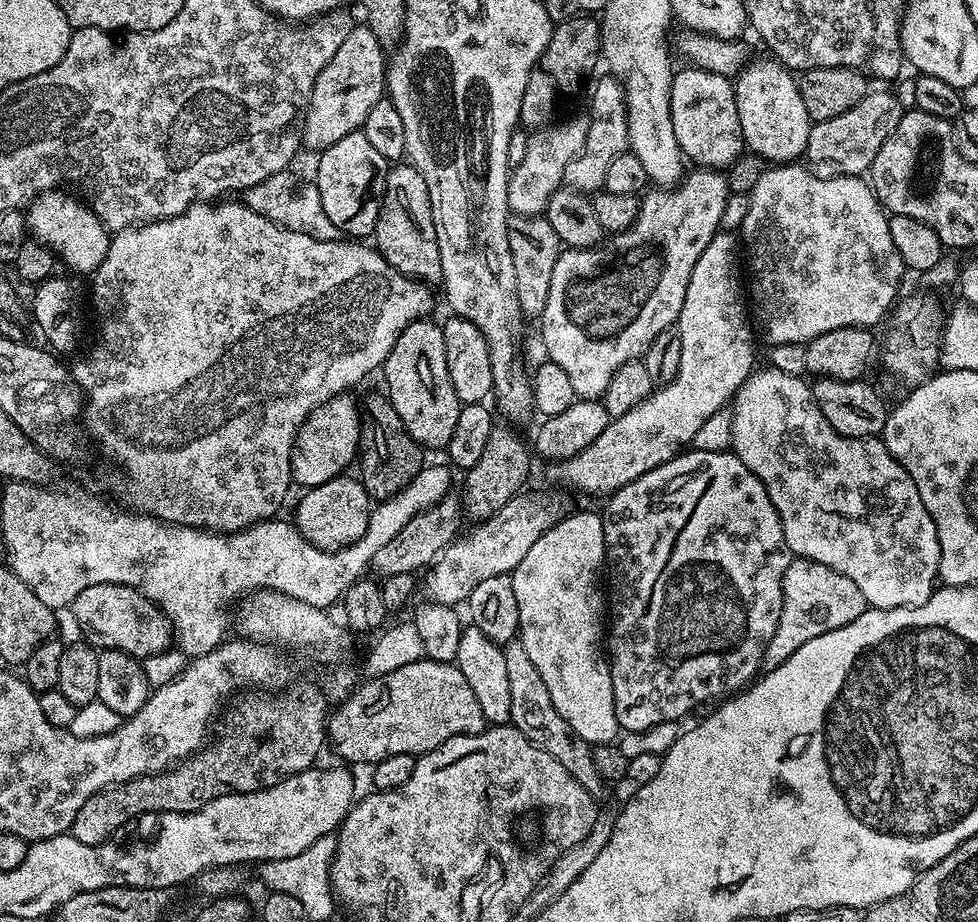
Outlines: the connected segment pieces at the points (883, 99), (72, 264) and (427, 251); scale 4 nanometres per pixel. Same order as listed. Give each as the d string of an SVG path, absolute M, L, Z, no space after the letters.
M872 90L858 106L850 106L846 114L815 121L803 154L807 167L822 178L834 178L838 174L863 177L871 169L878 150L882 150L882 142L894 134L894 126L898 126L905 111L905 105L900 105L898 97Z
M53 190L41 192L32 199L32 203L26 208L28 236L51 248L63 267L65 264L76 272L91 274L106 258L106 250L110 246L112 236L104 227L104 223L92 212L91 207L65 194L65 191Z
M400 162L389 167L384 201L378 214L374 247L396 272L421 282L442 281L442 258L438 254L438 242L434 230L434 214L430 206L430 194L426 190L426 178L411 162Z

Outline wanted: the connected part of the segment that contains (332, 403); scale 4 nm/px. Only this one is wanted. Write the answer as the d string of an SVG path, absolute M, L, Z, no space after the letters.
M352 394L336 396L318 406L318 410L311 412L296 435L296 447L292 449L293 481L297 485L304 484L303 487L309 489L341 475L347 469L344 467L351 460L353 463L357 459L361 419L362 412L358 407L358 400L355 400Z

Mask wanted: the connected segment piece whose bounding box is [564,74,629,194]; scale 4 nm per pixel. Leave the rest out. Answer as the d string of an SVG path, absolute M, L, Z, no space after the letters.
M611 74L604 77L592 88L592 116L588 120L586 142L577 156L570 161L564 171L564 184L575 192L595 194L604 186L606 170L618 154L629 151L628 111L624 101L624 87Z

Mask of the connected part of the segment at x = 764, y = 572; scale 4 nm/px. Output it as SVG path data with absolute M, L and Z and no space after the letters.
M685 450L680 455L672 457L670 462L666 462L646 474L642 474L634 482L630 482L626 486L622 486L618 491L611 493L607 497L607 500L608 505L602 508L602 515L604 517L604 559L606 561L606 584L607 587L608 584L612 587L612 593L609 591L606 596L607 603L610 605L610 627L606 632L606 652L610 657L610 663L612 665L614 710L616 711L616 717L618 718L621 729L624 732L641 732L642 730L650 730L650 726L658 726L662 722L683 721L683 716L695 704L704 704L707 700L717 699L716 701L719 701L721 698L727 697L729 694L735 694L745 686L753 683L754 677L762 668L764 647L770 642L770 638L774 638L774 630L778 630L778 618L782 614L782 602L784 601L782 596L782 578L786 574L786 566L790 559L790 553L786 546L786 538L782 534L782 522L778 518L778 510L774 510L774 502L770 502L770 494L766 494L766 486L762 486L762 482L748 469L746 462L742 462L742 458L738 458L736 453L731 450L725 450L723 452Z

